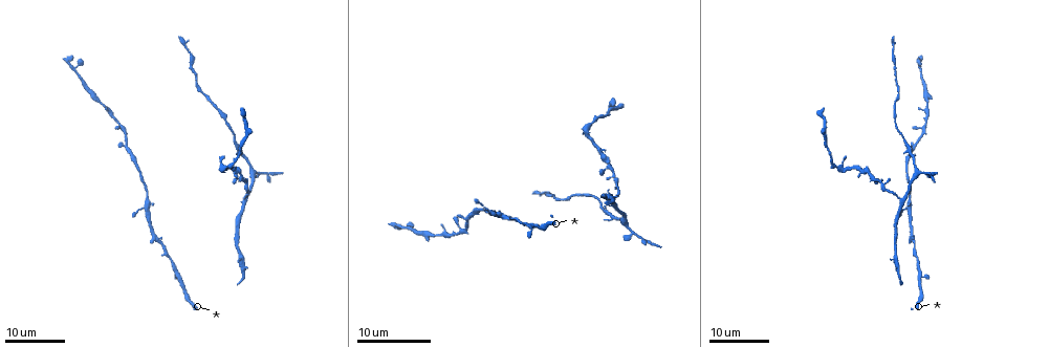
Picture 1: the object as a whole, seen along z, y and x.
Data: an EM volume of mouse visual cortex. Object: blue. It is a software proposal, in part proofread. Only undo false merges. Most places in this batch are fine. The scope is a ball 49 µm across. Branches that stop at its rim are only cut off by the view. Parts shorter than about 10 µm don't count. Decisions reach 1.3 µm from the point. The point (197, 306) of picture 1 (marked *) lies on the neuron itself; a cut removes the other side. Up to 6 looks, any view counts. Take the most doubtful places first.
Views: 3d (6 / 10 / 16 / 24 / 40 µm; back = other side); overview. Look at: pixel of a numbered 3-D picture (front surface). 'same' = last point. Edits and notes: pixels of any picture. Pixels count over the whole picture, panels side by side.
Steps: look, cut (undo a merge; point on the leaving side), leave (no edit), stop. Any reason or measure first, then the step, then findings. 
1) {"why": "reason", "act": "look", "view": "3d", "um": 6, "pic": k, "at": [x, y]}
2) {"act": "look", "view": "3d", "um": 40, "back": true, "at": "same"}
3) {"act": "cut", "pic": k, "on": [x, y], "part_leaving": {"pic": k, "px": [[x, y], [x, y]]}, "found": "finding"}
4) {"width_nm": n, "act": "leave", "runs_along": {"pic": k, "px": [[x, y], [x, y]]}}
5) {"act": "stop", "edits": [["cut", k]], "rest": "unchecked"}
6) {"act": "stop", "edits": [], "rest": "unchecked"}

{"act": "look", "view": "3d", "um": 16, "pic": 1, "at": [900, 197]}

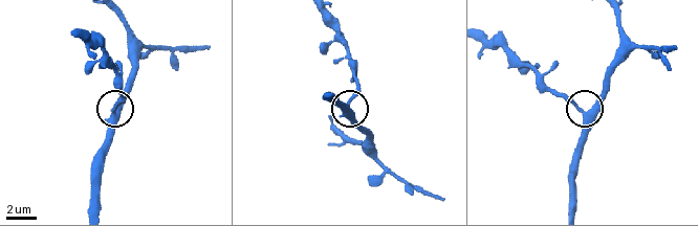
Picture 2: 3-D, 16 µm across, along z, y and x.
{"act": "look", "view": "3d", "um": 10, "pic": 2, "at": [584, 109]}

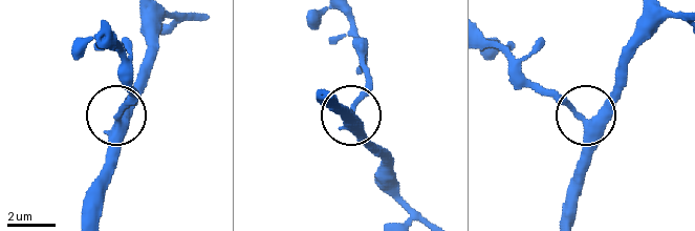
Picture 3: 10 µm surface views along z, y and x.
{"side_arm_um": 27, "act": "leave", "found": "one neuron here"}

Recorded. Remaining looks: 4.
{"why": "four-way junction", "act": "look", "view": "3d", "um": 24, "pic": 1, "at": [878, 182]}

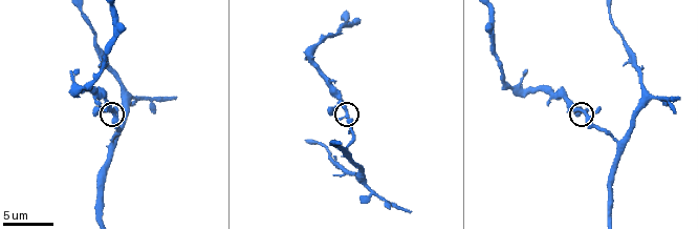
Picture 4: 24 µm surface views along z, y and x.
{"act": "look", "view": "3d", "um": 6, "pic": 4, "at": [583, 113]}

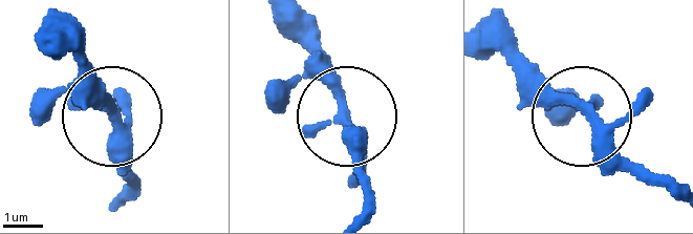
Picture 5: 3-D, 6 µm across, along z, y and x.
{"act": "leave", "runs_along": {"pic": 5, "px": [[679, 200], [640, 176], [513, 49]]}, "found": "all the same neuron"}

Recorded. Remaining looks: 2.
{"why": "calibre changes", "act": "look", "view": "3d", "um": 16, "pic": 4, "at": [124, 88]}

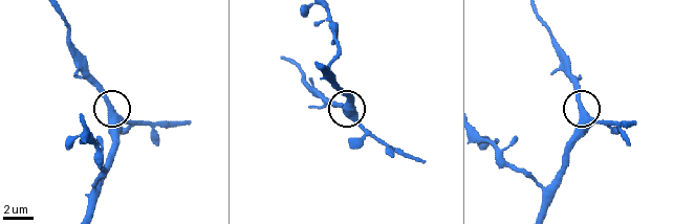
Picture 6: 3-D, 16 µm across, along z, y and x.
{"width_nm": 430, "act": "leave", "runs_along": {"pic": 6, "px": [[88, 206], [112, 147], [112, 109], [91, 80]]}, "found": "all the same neuron"}

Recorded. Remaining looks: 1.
{"act": "stop", "edits": [], "rest": "unchecked"}

